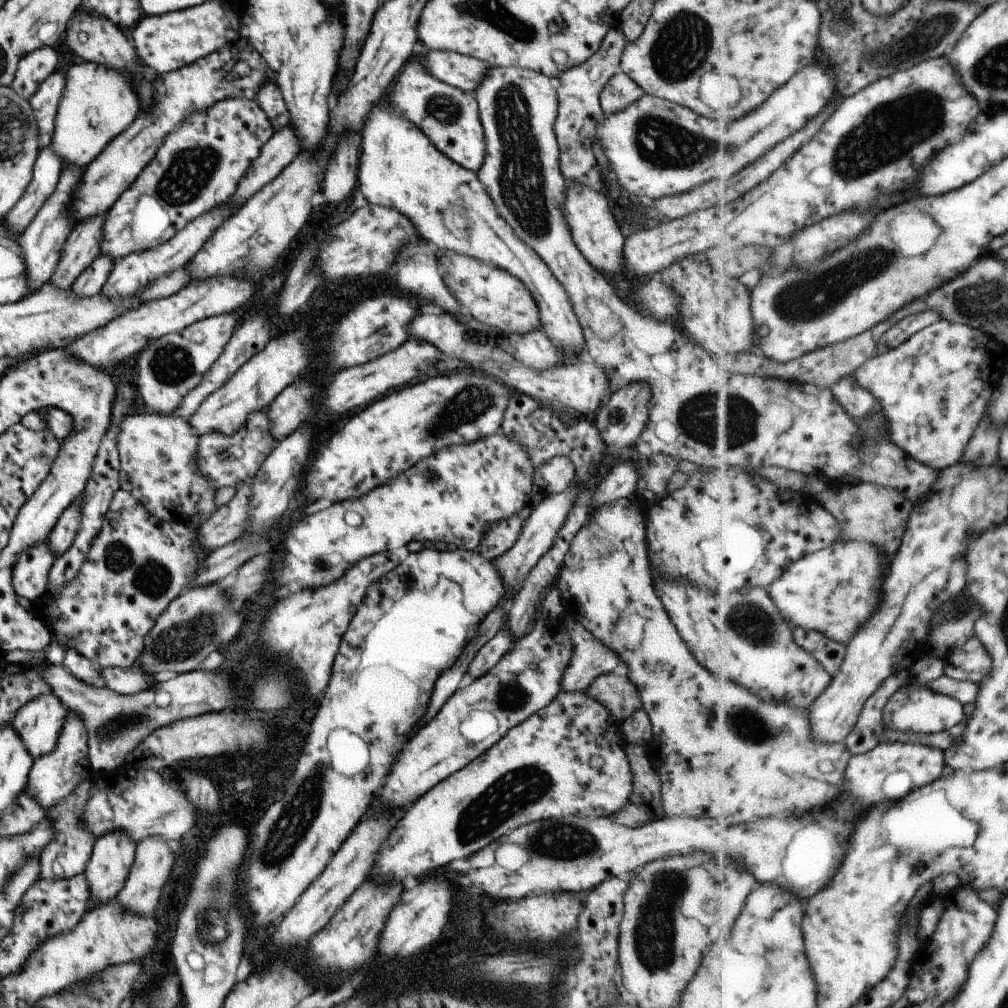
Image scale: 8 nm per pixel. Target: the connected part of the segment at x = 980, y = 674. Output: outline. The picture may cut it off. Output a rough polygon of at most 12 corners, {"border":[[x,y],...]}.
{"border":[[978,636],[947,657],[946,675],[984,682],[994,658]]}

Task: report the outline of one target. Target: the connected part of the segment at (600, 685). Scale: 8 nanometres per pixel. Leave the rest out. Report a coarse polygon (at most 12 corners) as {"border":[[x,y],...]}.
{"border":[[601,674],[585,692],[618,722],[642,706],[627,675]]}

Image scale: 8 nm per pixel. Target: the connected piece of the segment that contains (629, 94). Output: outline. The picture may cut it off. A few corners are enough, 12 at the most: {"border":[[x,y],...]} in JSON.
{"border":[[619,70],[600,94],[604,114],[616,114],[644,95]]}

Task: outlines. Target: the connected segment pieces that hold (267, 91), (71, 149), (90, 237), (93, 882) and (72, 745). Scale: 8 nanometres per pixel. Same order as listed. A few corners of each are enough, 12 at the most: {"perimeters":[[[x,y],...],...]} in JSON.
{"perimeters":[[[274,80],[258,88],[254,101],[275,131],[291,124],[290,112]],[[72,65],[52,150],[84,168],[134,122],[124,74]],[[100,218],[75,223],[56,272],[54,286],[70,284],[101,254]],[[122,830],[95,839],[83,873],[96,906],[124,888],[137,843]],[[68,710],[28,790],[50,810],[91,775],[88,732]]]}

